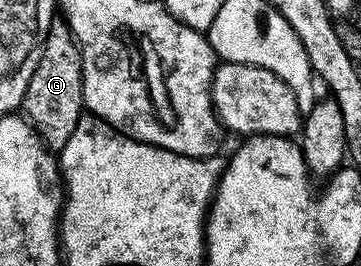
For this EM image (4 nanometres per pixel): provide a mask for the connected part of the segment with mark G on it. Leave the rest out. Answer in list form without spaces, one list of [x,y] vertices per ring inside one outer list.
[[[56,19],[50,24],[48,35],[44,39],[44,47],[40,55],[40,63],[36,71],[25,82],[20,102],[25,116],[38,132],[38,136],[51,151],[60,151],[68,139],[72,139],[72,131],[76,131],[76,123],[82,117],[82,46],[74,38],[74,33],[65,20]]]

